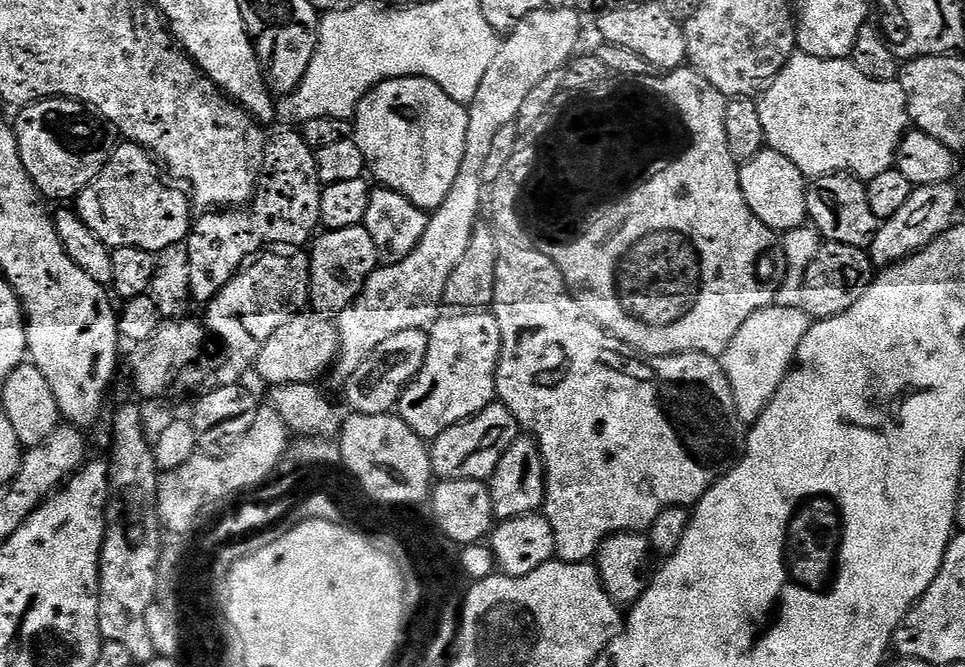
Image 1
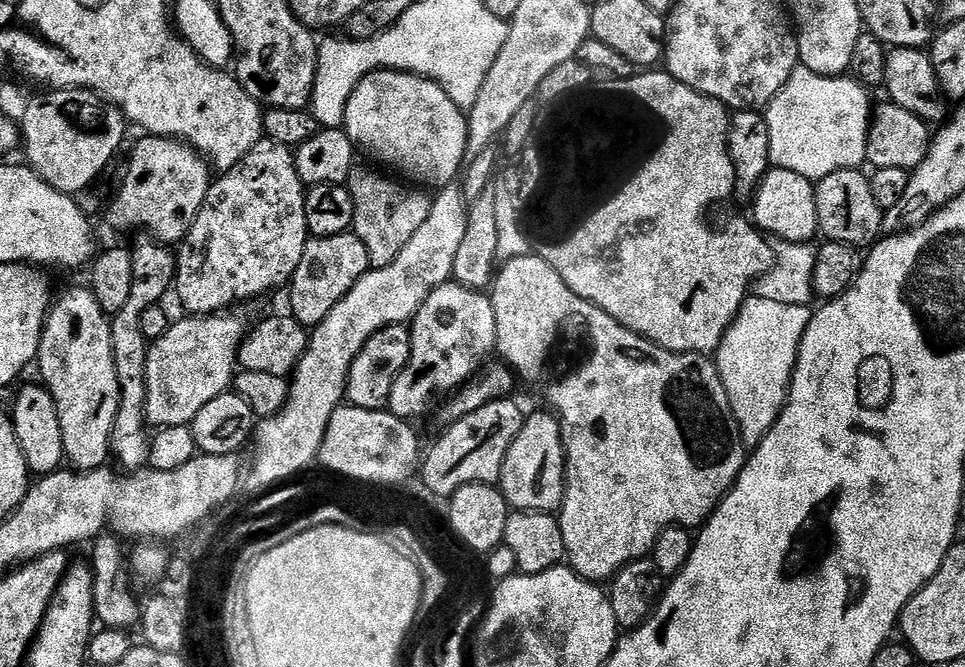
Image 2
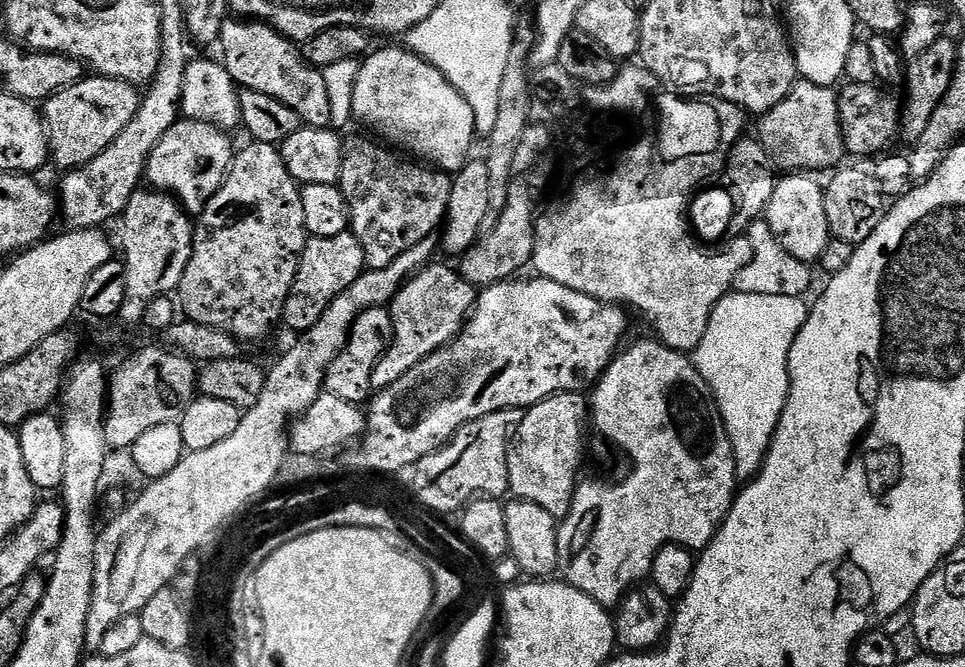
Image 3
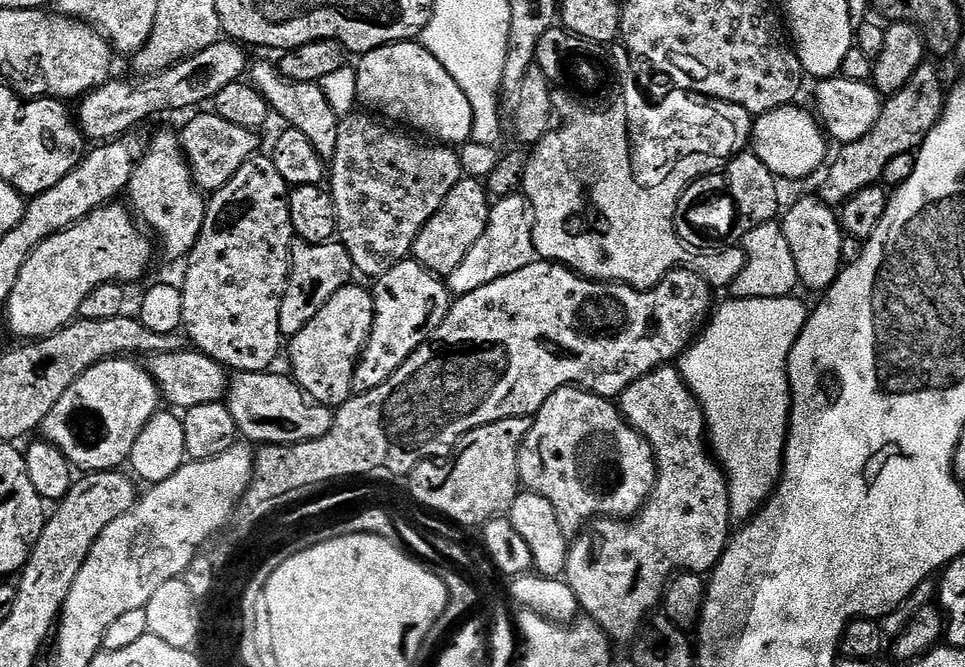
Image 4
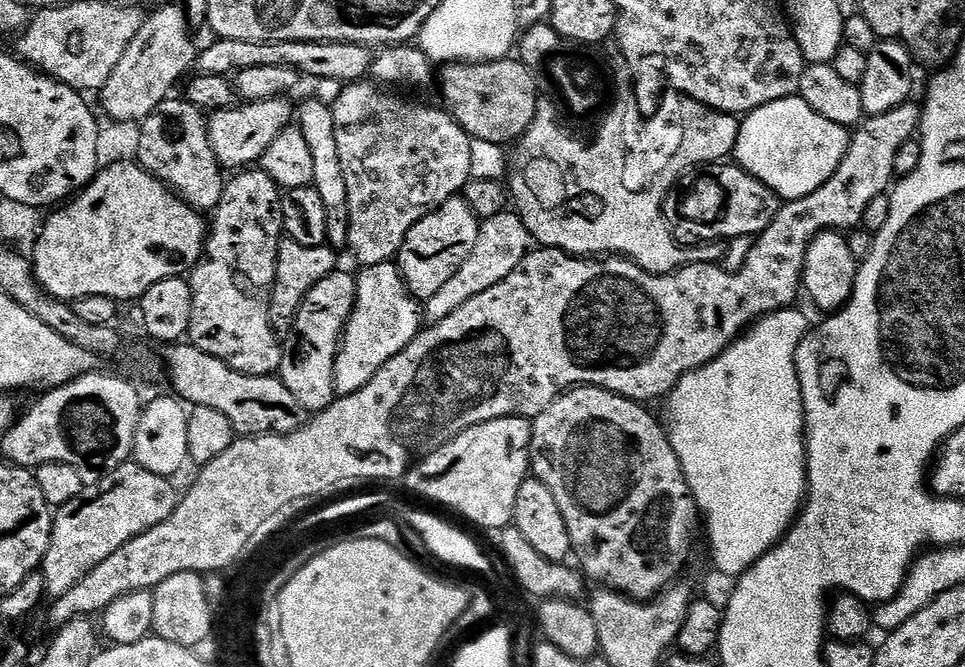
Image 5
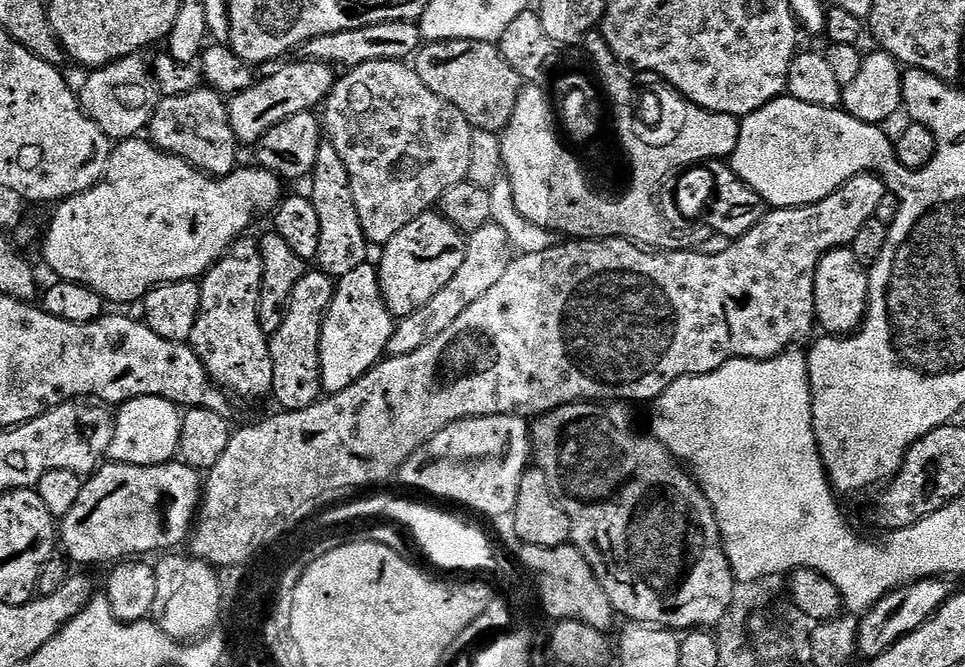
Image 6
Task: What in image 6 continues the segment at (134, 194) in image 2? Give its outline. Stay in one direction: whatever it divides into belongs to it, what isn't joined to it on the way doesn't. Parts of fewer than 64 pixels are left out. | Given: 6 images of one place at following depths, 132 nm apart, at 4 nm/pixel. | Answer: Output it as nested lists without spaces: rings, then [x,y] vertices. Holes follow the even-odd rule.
[[[307,58],[299,59],[278,69],[265,80],[257,79],[249,88],[228,100],[230,126],[234,126],[234,134],[241,145],[255,146],[266,130],[278,126],[278,122],[286,122],[286,118],[294,118],[294,114],[319,109],[328,99],[338,79],[333,65]]]

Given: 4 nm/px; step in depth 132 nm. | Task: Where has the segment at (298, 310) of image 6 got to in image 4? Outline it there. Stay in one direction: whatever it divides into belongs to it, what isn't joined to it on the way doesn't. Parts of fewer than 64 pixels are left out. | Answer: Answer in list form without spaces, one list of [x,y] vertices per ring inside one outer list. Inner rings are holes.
[[[349,282],[346,286],[342,286],[342,290],[338,290],[338,294],[334,294],[334,298],[330,298],[330,302],[326,302],[326,306],[322,306],[322,310],[318,310],[318,314],[314,314],[314,318],[310,318],[310,322],[306,322],[306,326],[302,326],[302,330],[298,330],[298,334],[291,337],[286,344],[286,356],[288,352],[288,360],[292,363],[290,375],[296,385],[306,390],[306,394],[310,394],[312,398],[333,410],[352,399],[354,395],[352,391],[354,370],[360,360],[360,355],[364,353],[364,347],[374,326],[376,311],[372,292],[356,283]]]

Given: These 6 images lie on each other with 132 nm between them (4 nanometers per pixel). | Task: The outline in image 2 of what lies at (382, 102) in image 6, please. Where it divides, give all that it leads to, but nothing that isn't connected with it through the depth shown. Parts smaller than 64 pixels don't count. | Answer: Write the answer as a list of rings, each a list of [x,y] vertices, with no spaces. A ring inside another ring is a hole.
[[[357,166],[353,168],[346,185],[348,193],[354,198],[351,231],[367,246],[372,268],[384,268],[395,262],[402,254],[406,242],[410,242],[410,238],[422,230],[432,213],[433,197],[427,191],[404,182],[399,183],[387,180],[380,172],[371,172],[368,168]]]

